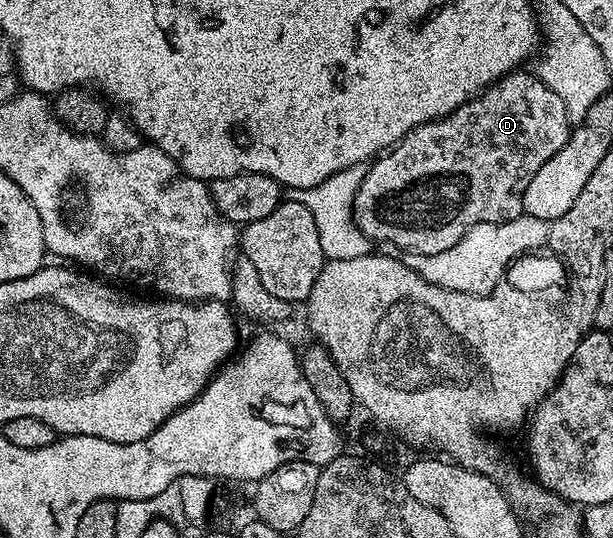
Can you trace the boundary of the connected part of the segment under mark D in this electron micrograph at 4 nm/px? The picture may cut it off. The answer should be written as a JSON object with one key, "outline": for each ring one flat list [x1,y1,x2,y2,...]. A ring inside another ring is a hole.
{"outline":[[521,73,505,75,470,102,455,108,448,118,416,126,388,153,378,157,366,169,353,201,353,220,357,228,374,243,389,241,401,250,410,250,413,256,420,256,455,248,465,231,475,224,499,224,521,215,523,192,527,192,531,176,569,142,571,133,563,100,559,100,536,73]]}

